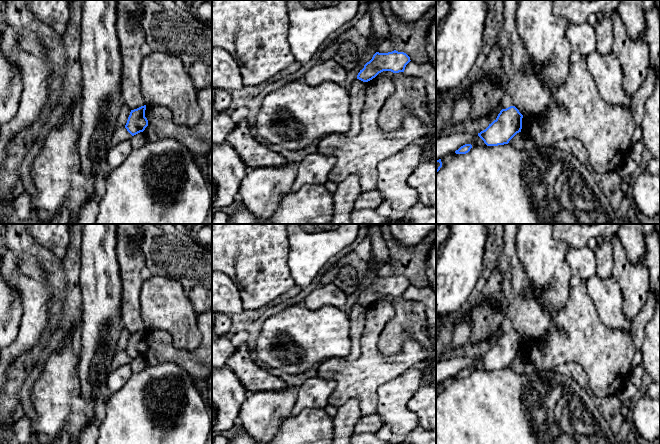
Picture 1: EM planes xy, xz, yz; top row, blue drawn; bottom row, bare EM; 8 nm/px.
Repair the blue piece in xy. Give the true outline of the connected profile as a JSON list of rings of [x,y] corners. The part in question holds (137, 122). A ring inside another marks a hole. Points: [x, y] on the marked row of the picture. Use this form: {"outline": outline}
{"outline": [[[146,105],[131,110],[125,128],[132,135],[143,132],[148,126],[148,120],[145,117]]]}

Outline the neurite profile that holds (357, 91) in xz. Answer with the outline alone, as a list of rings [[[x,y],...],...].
[[[355,79],[351,86],[347,88],[350,98],[350,129],[344,133],[347,137],[353,137],[361,130],[360,116],[365,103],[366,89],[367,82],[363,82],[359,79]]]

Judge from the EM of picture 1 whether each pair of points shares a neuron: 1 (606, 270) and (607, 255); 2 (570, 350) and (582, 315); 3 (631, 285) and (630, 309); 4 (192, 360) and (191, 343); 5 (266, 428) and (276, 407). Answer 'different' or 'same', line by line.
1: same
2: same
3: same
4: different
5: same

